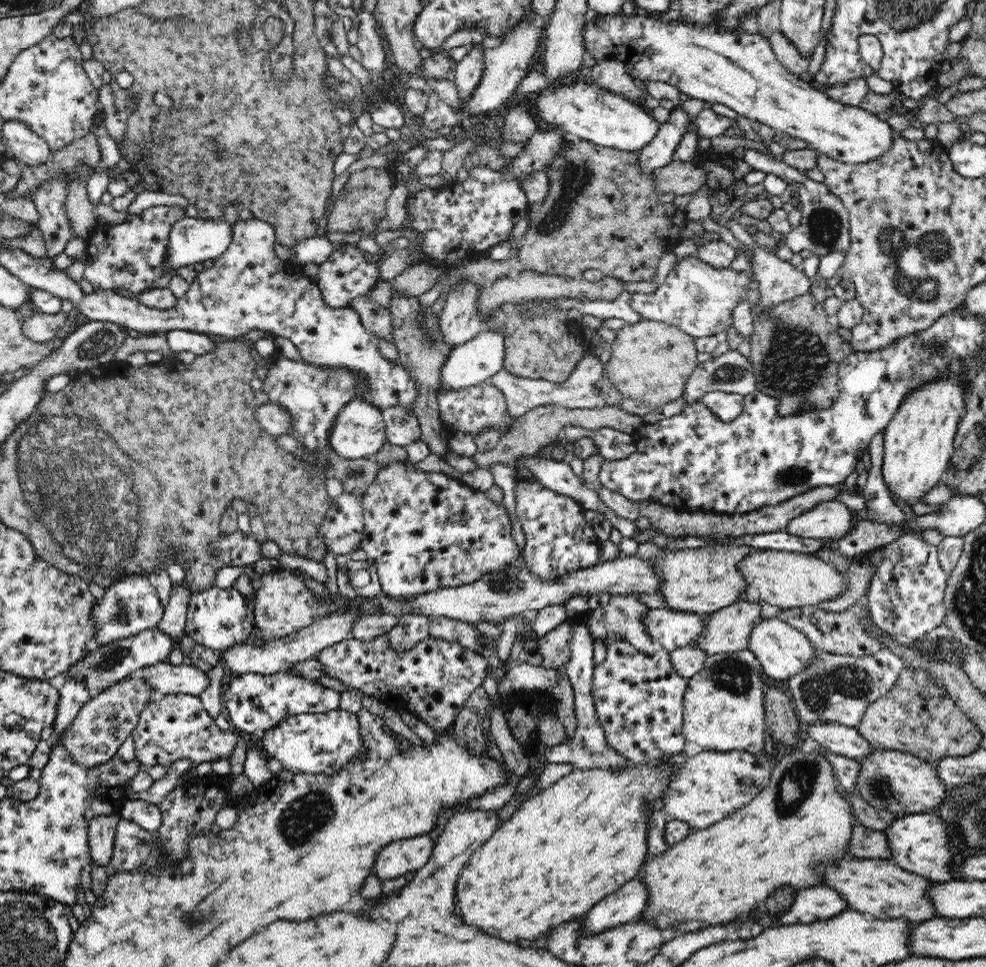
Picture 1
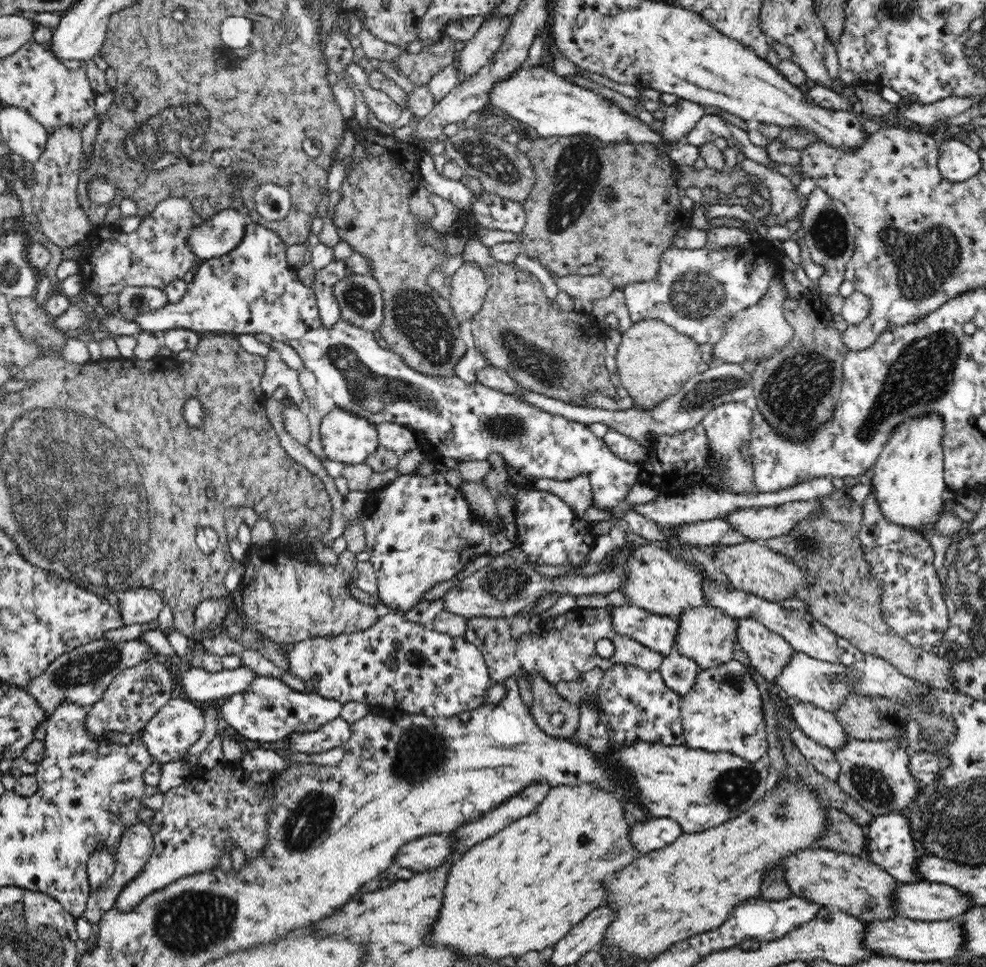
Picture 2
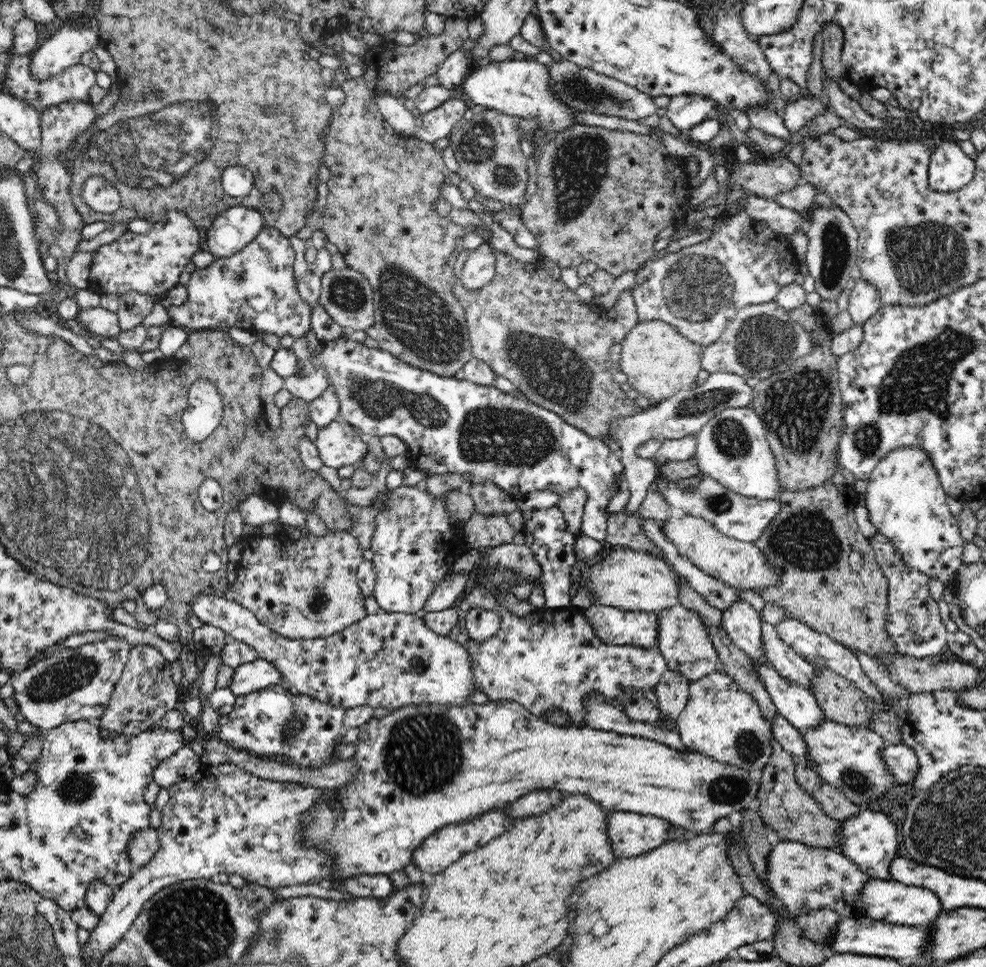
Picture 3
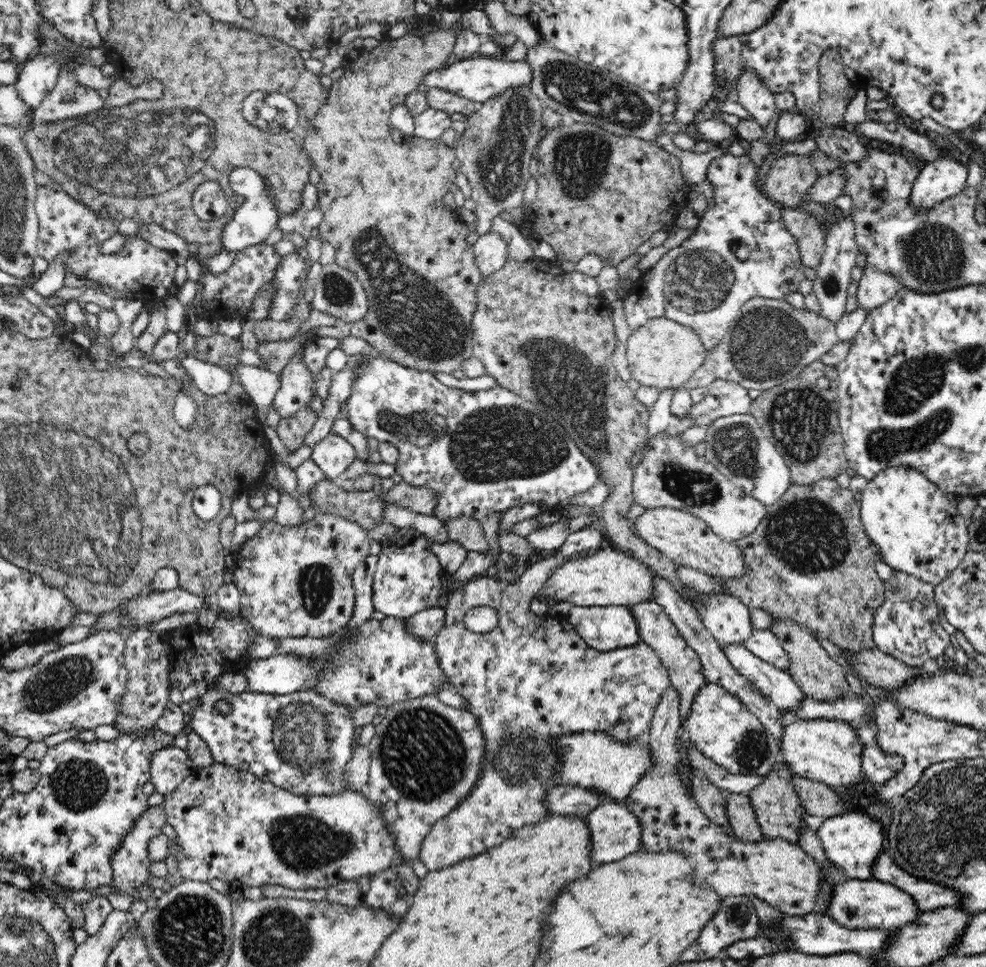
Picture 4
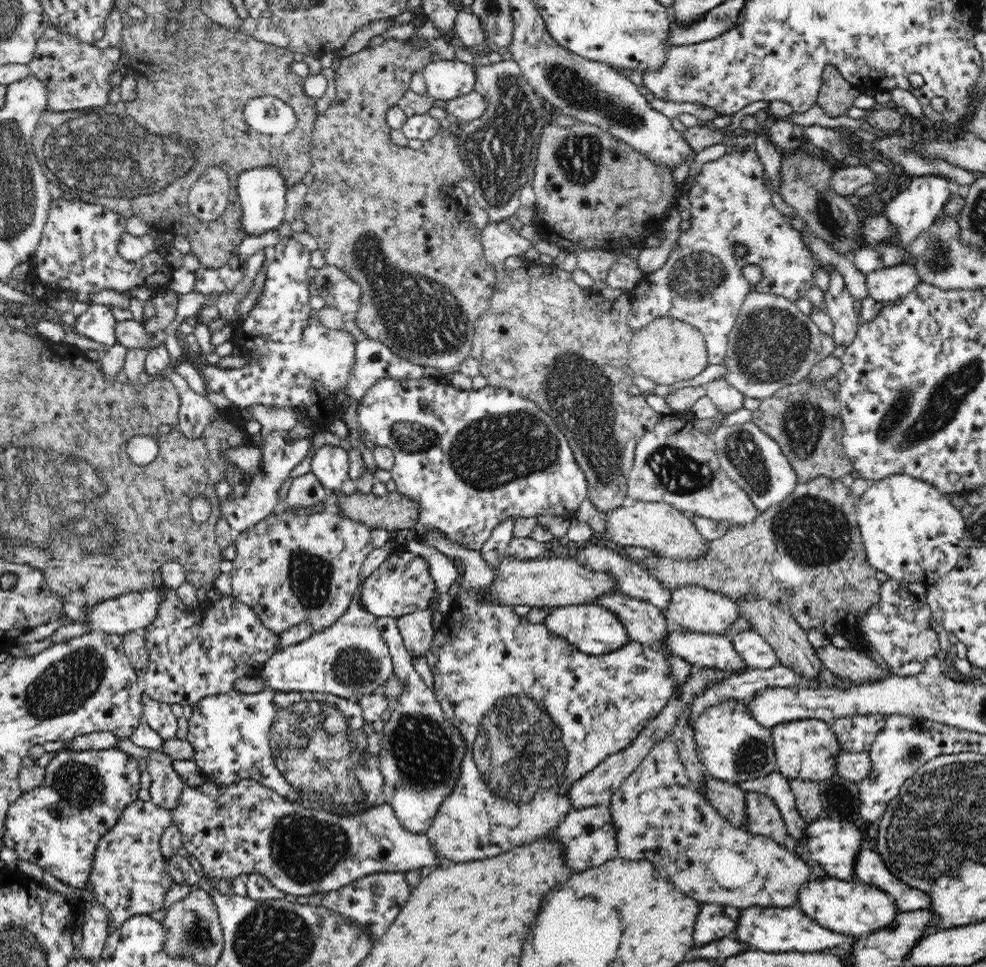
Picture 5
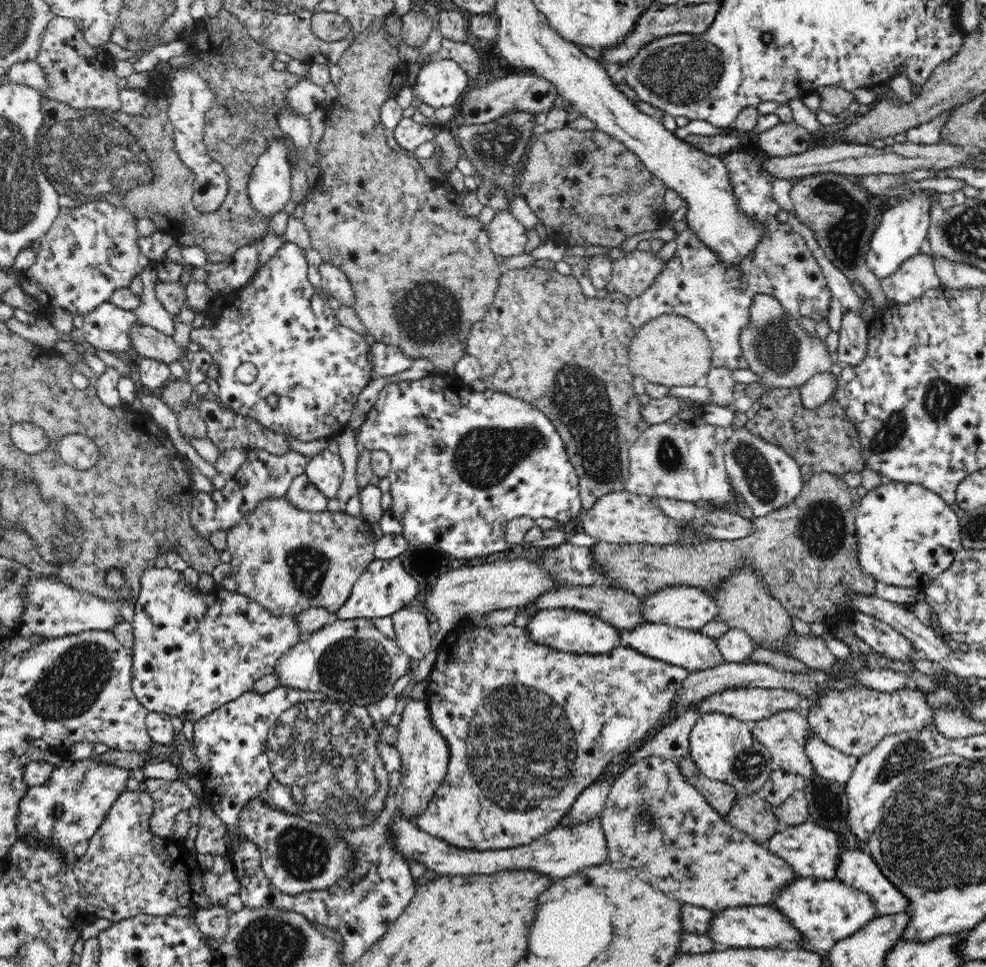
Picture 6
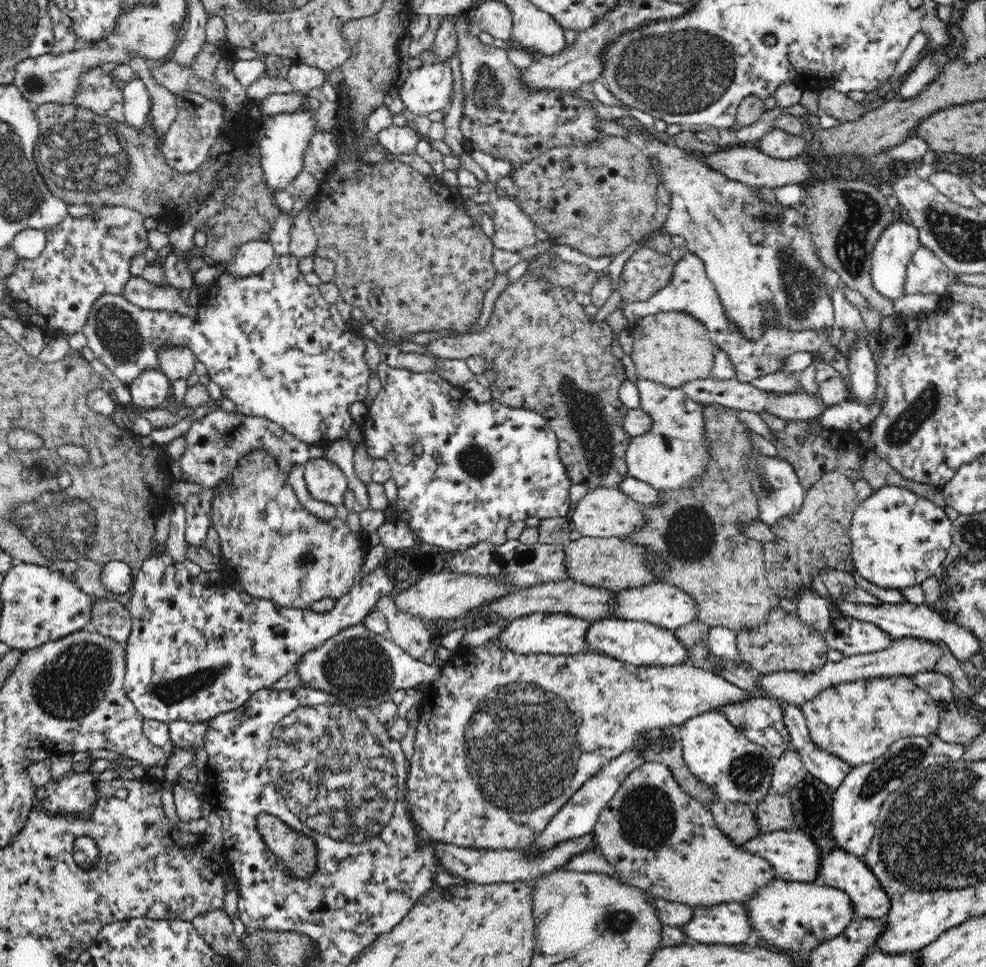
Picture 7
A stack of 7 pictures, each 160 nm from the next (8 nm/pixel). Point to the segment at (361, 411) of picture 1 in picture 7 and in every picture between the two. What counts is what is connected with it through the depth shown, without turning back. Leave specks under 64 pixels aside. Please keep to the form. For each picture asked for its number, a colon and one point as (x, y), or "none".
2: (346, 438)
3: (339, 445)
4: (333, 454)
5: (330, 464)
6: (325, 470)
7: (326, 482)

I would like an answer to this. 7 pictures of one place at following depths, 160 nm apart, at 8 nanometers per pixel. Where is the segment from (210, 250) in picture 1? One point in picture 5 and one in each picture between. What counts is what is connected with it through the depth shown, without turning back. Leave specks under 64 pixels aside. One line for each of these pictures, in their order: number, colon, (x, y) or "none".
2: (217, 236)
3: (234, 229)
4: (253, 222)
5: (262, 191)

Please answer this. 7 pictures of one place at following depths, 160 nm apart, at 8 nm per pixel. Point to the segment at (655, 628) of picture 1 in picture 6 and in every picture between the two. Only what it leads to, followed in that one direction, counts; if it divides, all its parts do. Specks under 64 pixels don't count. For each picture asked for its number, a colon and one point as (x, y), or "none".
2: (657, 632)
3: (615, 627)
4: (604, 628)
5: (594, 630)
6: (570, 631)

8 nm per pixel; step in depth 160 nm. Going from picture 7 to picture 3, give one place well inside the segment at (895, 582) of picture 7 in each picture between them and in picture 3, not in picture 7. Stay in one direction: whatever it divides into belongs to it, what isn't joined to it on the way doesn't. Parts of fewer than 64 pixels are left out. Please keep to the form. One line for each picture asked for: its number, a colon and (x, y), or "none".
3: (906, 503)
4: (917, 531)
5: (911, 532)
6: (907, 535)

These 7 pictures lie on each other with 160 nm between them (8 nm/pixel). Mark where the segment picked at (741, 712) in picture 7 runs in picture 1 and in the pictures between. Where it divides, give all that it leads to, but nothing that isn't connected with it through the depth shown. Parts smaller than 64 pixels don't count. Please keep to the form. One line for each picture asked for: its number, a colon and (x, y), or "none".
1: (900, 782)
2: (875, 773)
3: (847, 757)
4: (824, 750)
5: (803, 748)
6: (783, 734)

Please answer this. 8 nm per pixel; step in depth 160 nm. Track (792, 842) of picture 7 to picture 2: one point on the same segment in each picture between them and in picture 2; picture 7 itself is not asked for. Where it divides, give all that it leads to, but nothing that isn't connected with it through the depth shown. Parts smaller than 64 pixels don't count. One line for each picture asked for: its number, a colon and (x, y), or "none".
2: (888, 842)
3: (870, 840)
4: (851, 841)
5: (833, 846)
6: (812, 851)

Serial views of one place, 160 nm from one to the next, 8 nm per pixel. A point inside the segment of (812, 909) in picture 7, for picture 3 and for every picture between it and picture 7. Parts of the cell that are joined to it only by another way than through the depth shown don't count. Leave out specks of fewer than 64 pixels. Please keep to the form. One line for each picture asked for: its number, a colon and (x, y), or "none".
3: (892, 902)
4: (857, 904)
5: (851, 908)
6: (817, 908)

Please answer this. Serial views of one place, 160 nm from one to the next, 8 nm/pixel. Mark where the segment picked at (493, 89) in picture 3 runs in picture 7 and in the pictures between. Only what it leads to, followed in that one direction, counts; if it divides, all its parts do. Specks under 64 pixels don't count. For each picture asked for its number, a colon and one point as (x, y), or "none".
4: (478, 79)
5: (446, 80)
6: (439, 83)
7: (425, 89)

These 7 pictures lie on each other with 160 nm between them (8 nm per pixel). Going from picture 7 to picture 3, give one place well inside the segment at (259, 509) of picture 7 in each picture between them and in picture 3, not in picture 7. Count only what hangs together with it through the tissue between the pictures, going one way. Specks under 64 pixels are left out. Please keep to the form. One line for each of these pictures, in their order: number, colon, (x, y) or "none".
3: (306, 588)
4: (294, 581)
5: (291, 567)
6: (288, 560)

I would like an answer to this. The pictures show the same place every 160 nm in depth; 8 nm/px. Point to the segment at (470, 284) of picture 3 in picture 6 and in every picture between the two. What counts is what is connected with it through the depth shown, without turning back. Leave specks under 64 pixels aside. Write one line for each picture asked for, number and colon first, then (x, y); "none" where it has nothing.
4: (491, 251)
5: (499, 239)
6: (508, 237)

